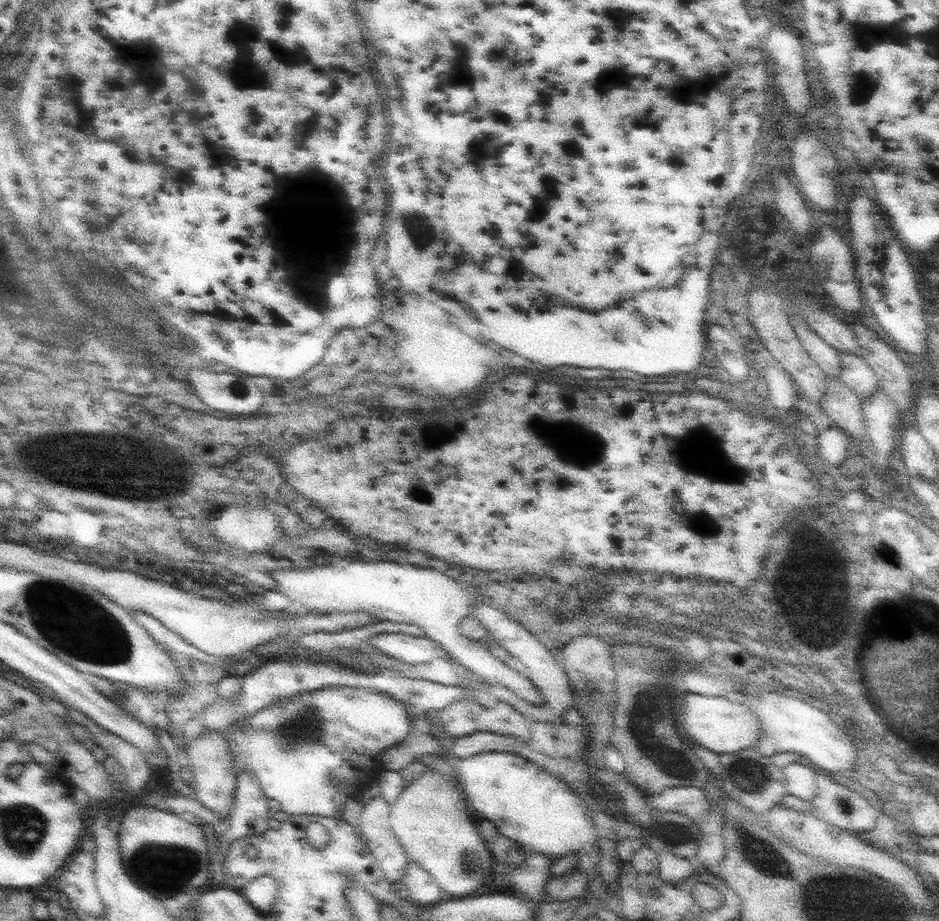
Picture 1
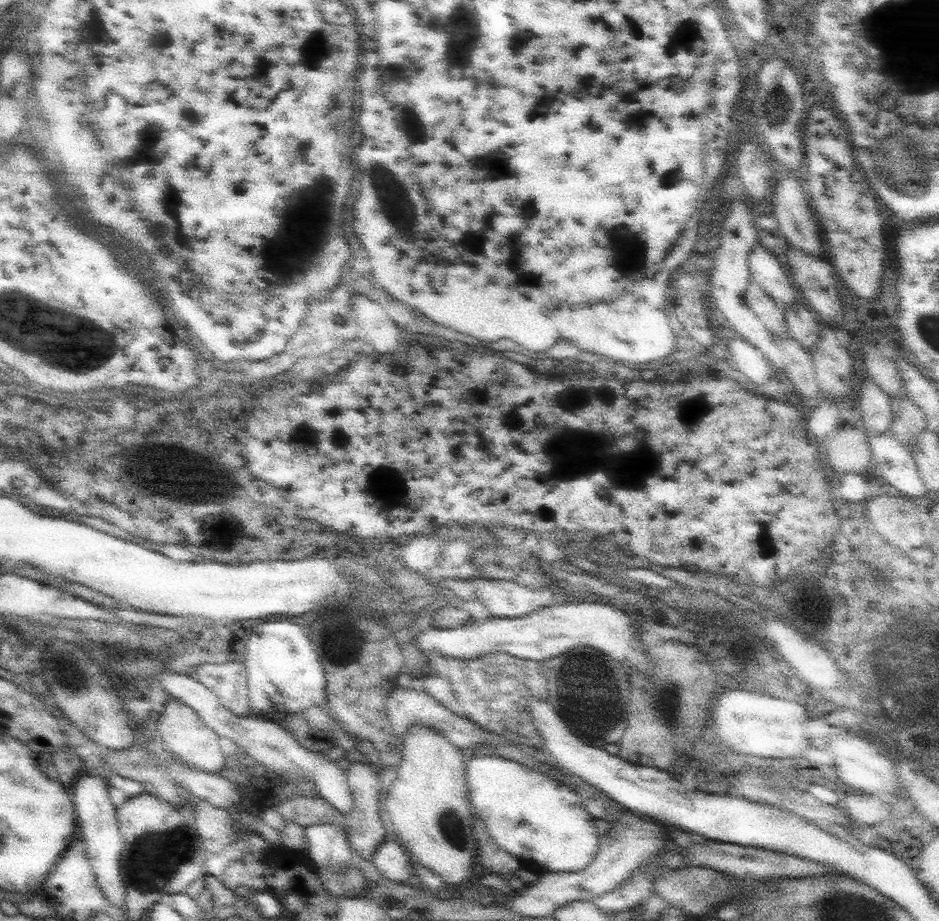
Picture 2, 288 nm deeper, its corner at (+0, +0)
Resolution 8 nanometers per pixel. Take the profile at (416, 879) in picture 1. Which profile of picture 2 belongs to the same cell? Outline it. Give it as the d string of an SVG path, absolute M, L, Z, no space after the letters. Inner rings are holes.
M385 838L381 842L381 846L377 848L371 862L381 872L381 876L385 876L387 880L403 884L413 876L413 866L409 862L409 854L403 852L399 842L393 842L389 838Z

